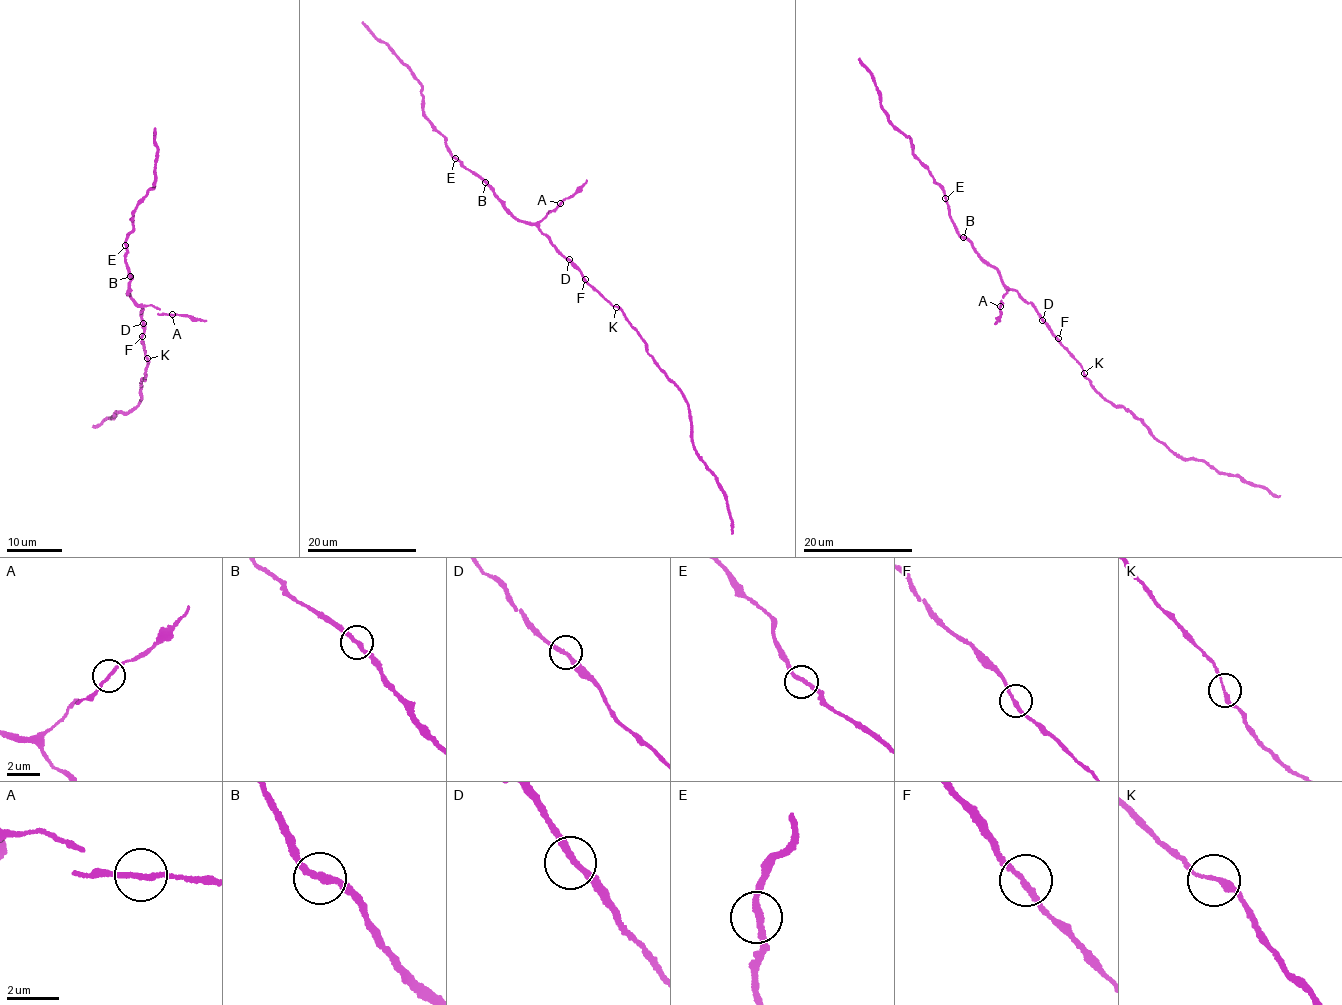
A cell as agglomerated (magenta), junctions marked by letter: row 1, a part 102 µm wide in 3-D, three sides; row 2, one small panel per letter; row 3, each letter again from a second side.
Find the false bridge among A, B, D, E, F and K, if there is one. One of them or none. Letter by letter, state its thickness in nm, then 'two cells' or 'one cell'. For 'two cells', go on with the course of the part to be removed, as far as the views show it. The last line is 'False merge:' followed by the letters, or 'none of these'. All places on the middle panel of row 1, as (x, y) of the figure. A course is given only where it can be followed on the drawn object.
A: 190 nm | one cell
B: 240 nm | one cell
D: 240 nm | one cell
E: 190 nm | one cell
F: 200 nm | one cell
K: 200 nm | one cell
False merge: none of these

